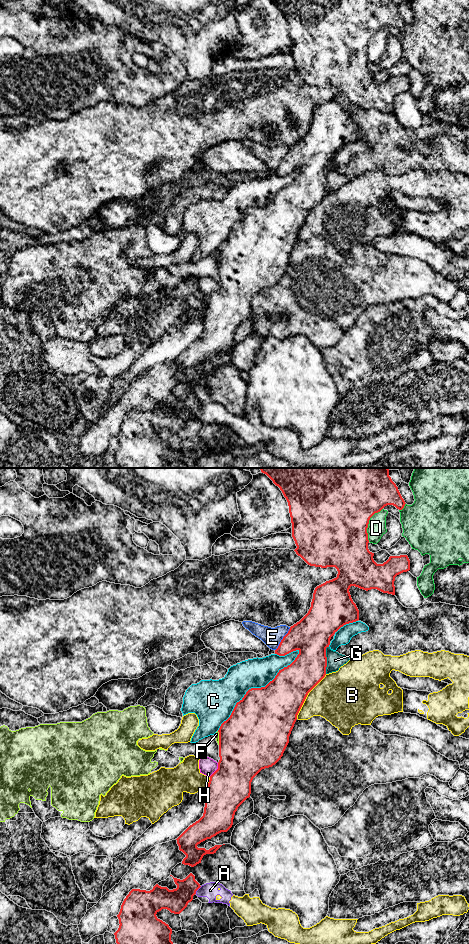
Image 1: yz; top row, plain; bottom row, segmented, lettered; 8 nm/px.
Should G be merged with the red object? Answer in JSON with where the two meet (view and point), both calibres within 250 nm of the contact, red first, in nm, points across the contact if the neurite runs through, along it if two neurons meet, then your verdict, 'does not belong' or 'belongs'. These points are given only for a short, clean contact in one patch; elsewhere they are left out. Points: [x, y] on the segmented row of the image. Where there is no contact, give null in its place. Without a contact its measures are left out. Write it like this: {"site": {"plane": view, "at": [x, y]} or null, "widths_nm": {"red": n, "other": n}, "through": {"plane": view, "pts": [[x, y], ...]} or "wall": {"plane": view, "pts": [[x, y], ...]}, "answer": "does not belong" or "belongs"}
{"site": {"plane": "yz", "at": [326, 660]}, "widths_nm": {"red": 300, "other": 130}, "wall": {"plane": "yz", "pts": [[328, 646], [326, 648], [325, 673]]}, "answer": "does not belong"}

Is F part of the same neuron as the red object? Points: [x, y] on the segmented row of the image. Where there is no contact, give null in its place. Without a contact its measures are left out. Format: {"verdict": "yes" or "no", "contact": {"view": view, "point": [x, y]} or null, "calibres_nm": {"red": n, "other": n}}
{"verdict": "no", "contact": {"view": "yz", "point": [219, 738]}, "calibres_nm": {"red": 500, "other": 40}}

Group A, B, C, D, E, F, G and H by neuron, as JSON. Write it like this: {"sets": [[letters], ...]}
{"sets": [["A", "B"], ["C"], ["D"], ["E", "G"], ["F"], ["H"]]}

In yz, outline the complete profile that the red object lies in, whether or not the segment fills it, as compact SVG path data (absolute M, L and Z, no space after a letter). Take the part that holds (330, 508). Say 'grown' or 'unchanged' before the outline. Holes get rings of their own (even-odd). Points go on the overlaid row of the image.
unchanged; M388 468L259 469L280 488L288 502L292 537L297 546L294 550L296 554L310 566L335 567L338 574L336 578L326 581L315 588L308 613L290 627L288 633L275 650L275 654L279 656L285 656L298 650L299 654L295 660L287 667L279 670L275 678L265 687L249 689L244 697L236 703L230 717L221 724L218 730L220 760L218 769L210 776L203 816L176 839L179 850L186 855L182 864L191 867L201 863L204 855L214 854L222 846L215 845L209 850L197 847L201 842L211 839L221 832L227 832L232 827L235 812L250 797L253 778L262 769L275 765L283 756L289 743L289 736L297 720L297 715L308 693L326 675L326 648L330 645L331 637L344 625L359 620L359 610L351 598L350 587L355 586L366 591L377 589L383 593L395 595L395 577L410 570L410 560L407 555L390 556L383 564L377 564L373 559L374 553L368 549L367 528L370 518L387 505L393 505L402 510L406 504L398 487L389 476Z

